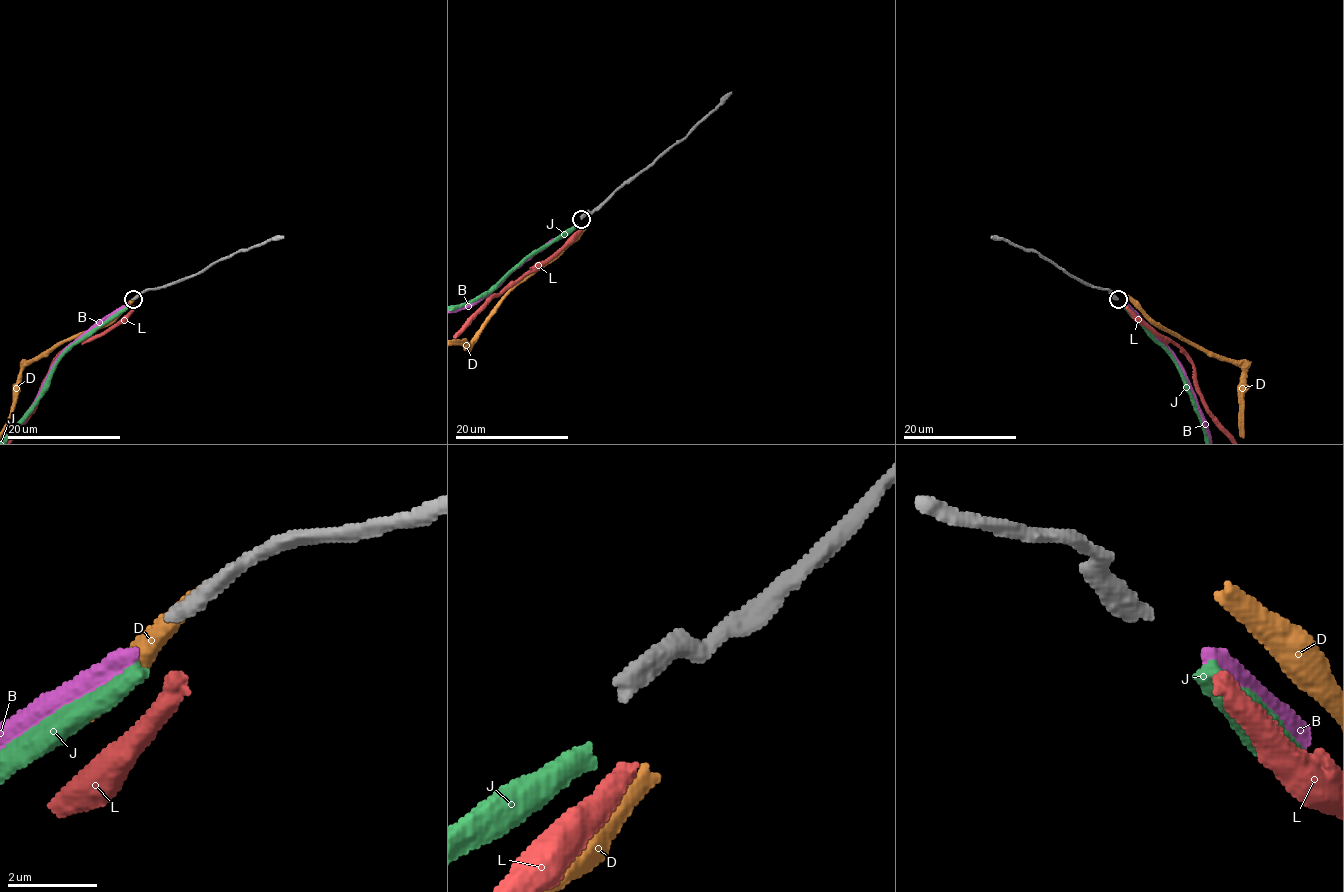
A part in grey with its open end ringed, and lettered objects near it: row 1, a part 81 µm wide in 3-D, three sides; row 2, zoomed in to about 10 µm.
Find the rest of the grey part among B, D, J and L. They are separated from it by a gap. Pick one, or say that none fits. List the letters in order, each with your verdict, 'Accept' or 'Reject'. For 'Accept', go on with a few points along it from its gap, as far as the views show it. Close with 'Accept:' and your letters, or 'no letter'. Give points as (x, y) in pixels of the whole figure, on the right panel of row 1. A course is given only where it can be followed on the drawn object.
B: Accept
D: Reject
J: Reject
L: Reject
Accept: B

